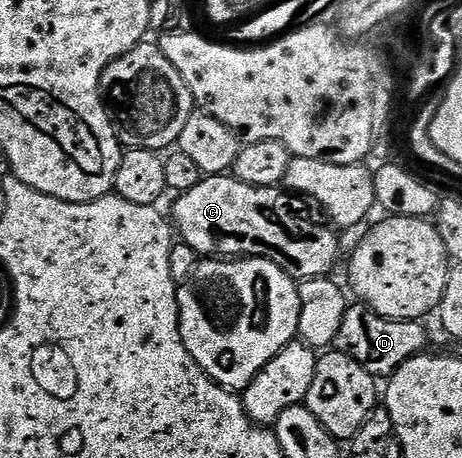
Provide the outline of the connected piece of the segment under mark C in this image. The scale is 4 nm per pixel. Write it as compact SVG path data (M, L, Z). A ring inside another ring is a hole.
M206 176L196 184L196 188L173 199L172 226L177 237L189 244L199 256L217 256L227 260L267 258L295 280L327 277L338 258L338 242L333 234L335 231L329 225L317 226L304 215L290 210L290 202L285 196L287 197L278 186L244 184L233 176Z

